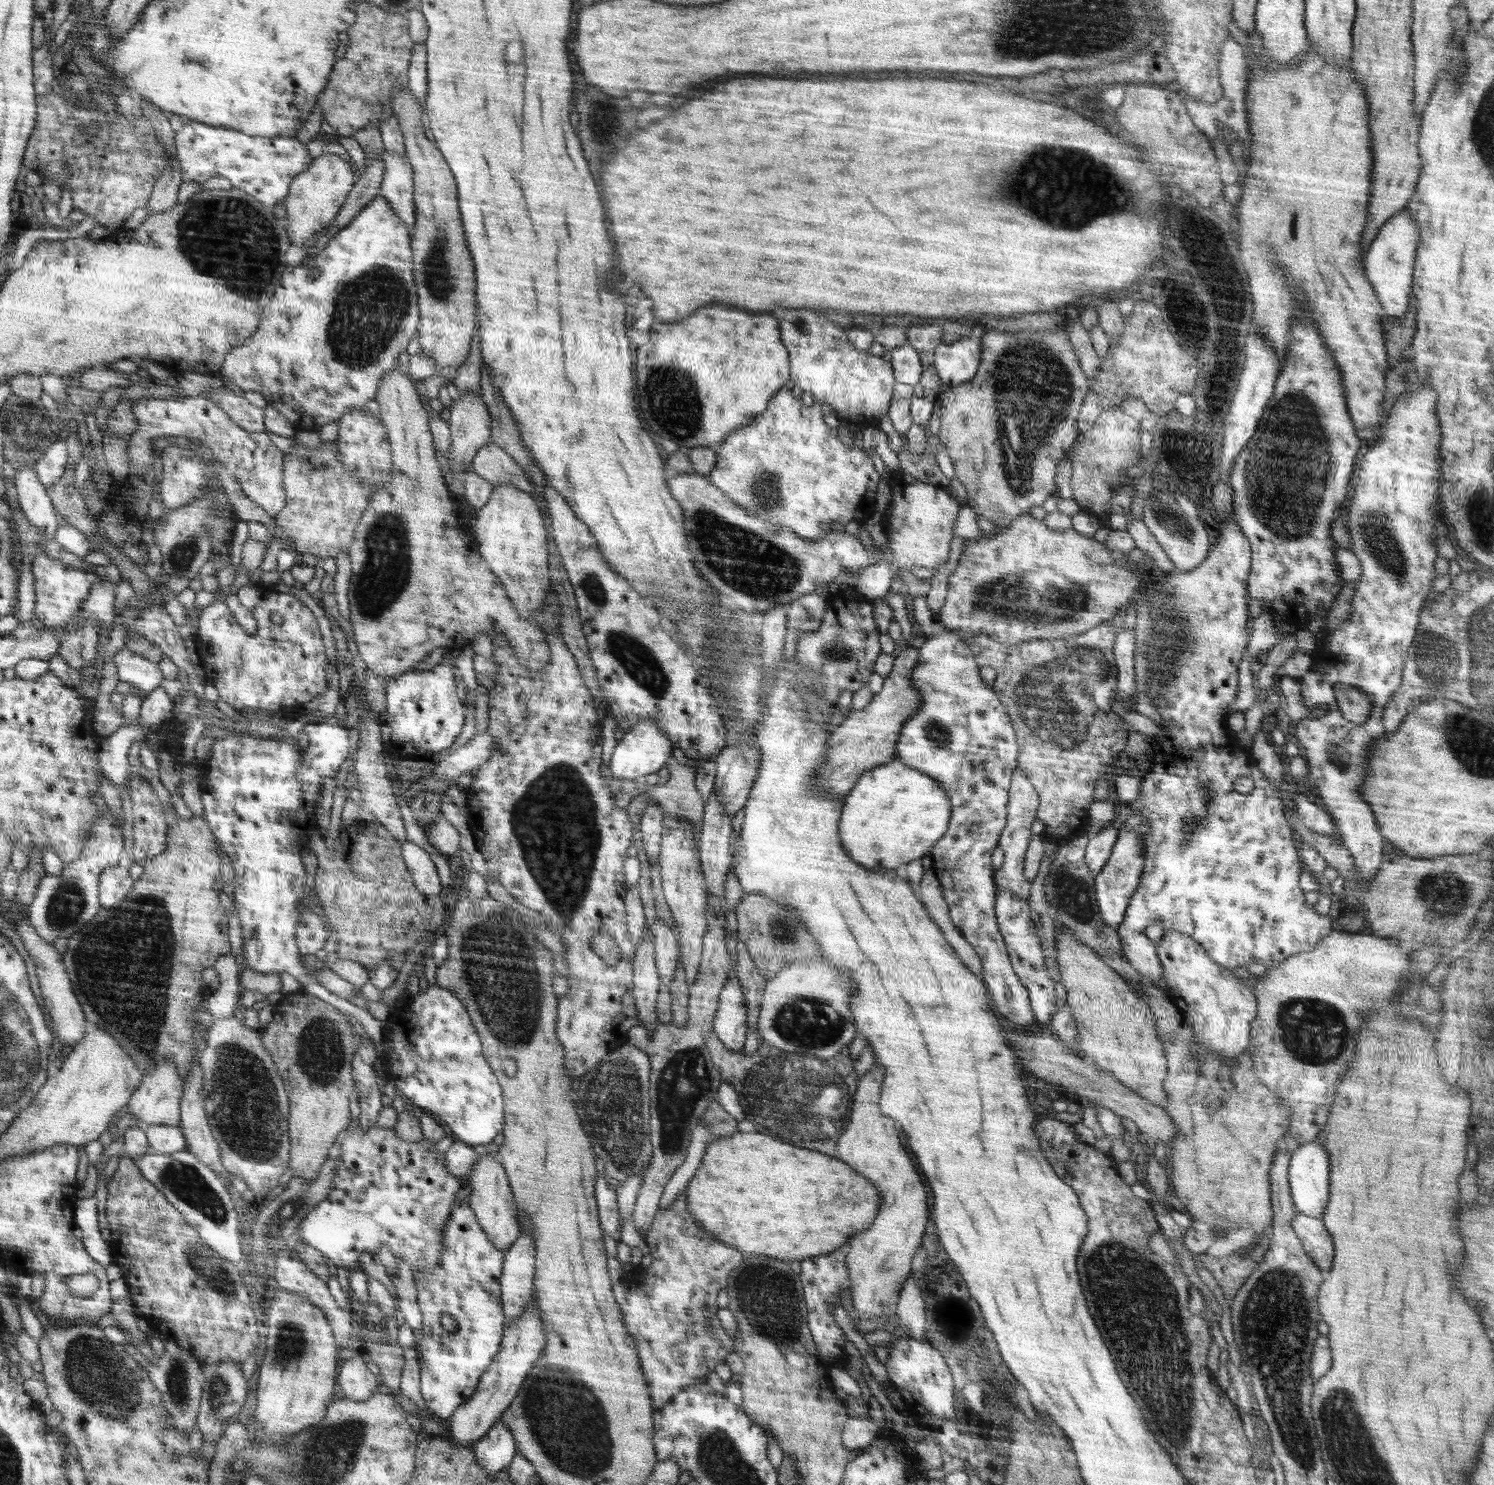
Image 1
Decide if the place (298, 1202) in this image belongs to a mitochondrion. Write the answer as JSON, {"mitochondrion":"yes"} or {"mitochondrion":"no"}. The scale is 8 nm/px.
{"mitochondrion":"yes"}

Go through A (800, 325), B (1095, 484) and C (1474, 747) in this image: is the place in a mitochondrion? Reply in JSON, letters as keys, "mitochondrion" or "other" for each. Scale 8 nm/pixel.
{"A":"mitochondrion","B":"other","C":"mitochondrion"}

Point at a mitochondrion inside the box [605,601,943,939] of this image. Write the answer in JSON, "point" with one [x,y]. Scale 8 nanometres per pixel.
{"point":[834,649]}

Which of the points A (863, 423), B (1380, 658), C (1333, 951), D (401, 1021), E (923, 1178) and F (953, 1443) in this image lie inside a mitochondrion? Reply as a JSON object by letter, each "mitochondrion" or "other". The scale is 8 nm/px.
{"A":"other","B":"other","C":"other","D":"other","E":"other","F":"other"}

